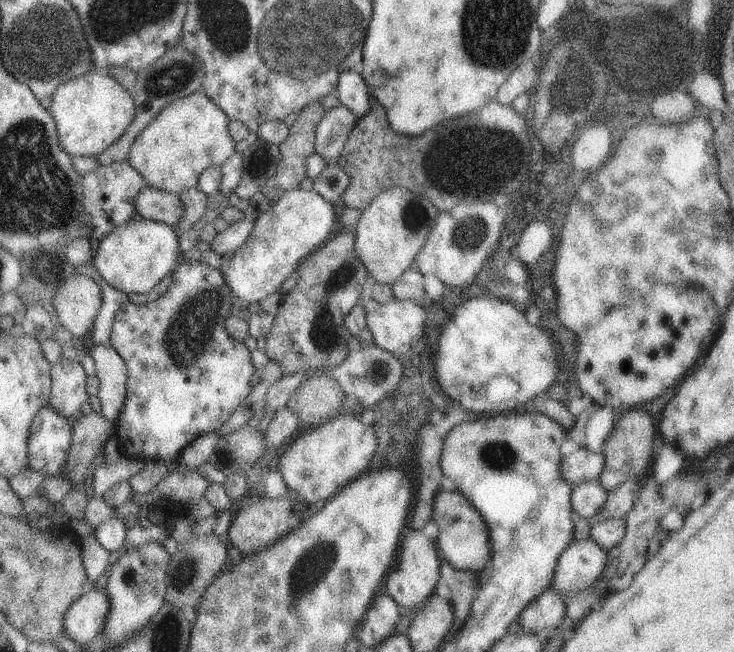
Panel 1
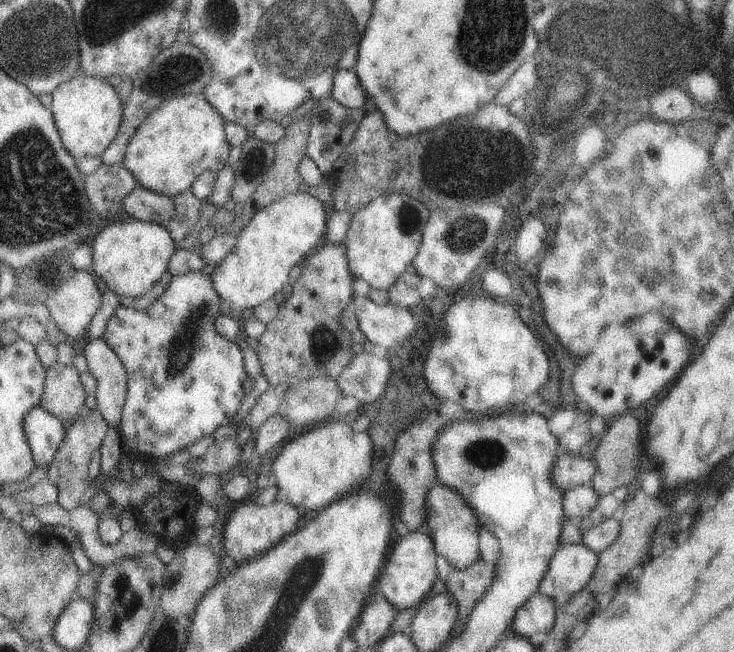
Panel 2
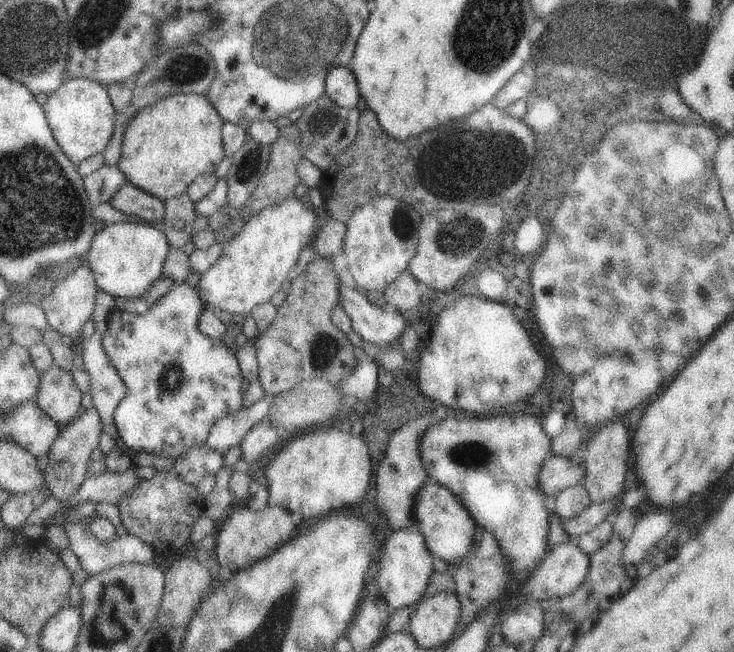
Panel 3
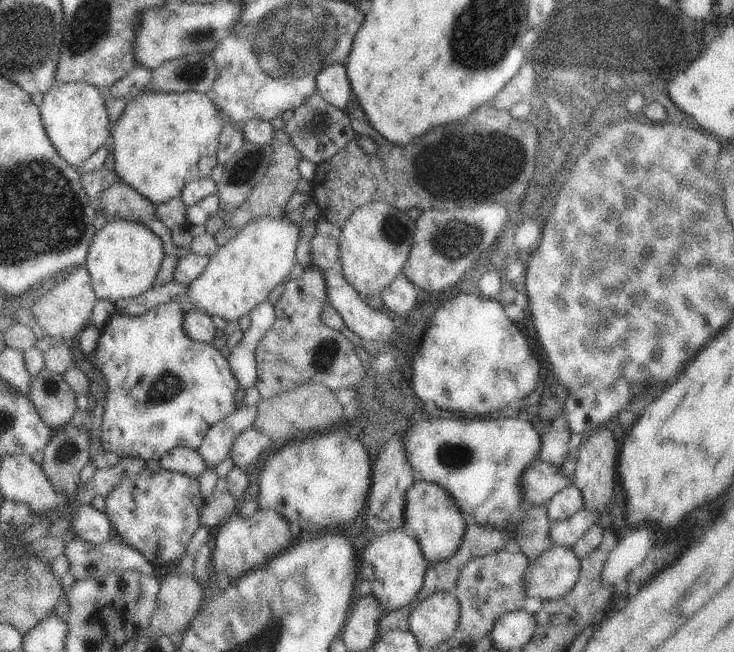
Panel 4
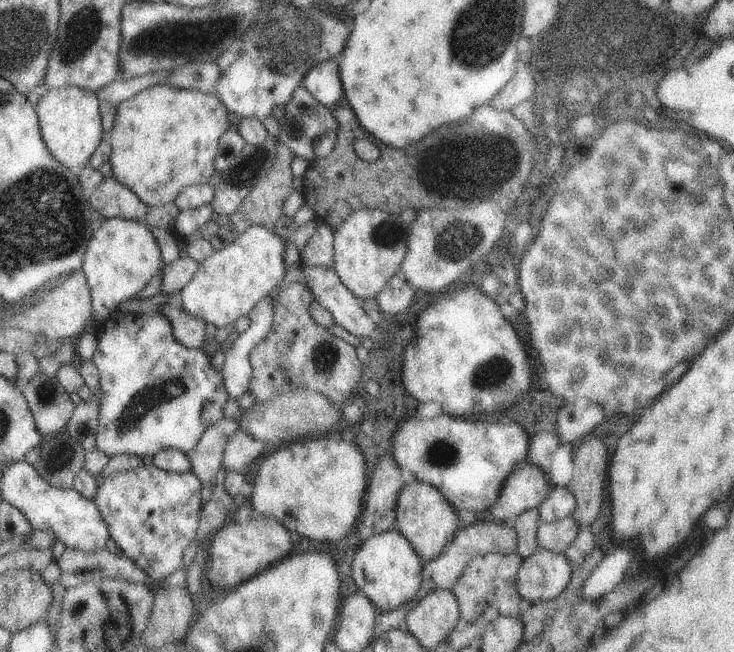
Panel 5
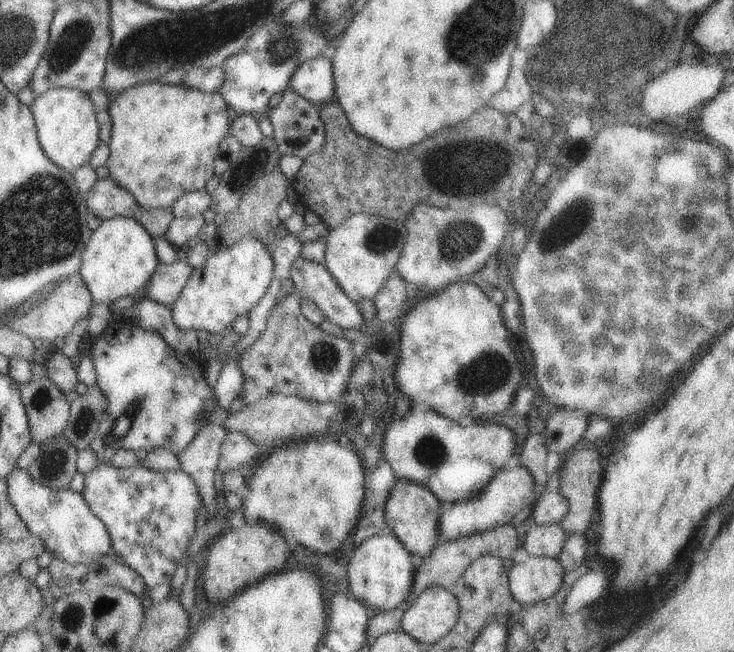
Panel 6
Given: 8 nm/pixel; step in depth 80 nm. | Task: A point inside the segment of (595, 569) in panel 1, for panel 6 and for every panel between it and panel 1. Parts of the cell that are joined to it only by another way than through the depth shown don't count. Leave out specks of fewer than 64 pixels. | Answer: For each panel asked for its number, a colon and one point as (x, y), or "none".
2: (572, 566)
3: (564, 568)
4: (553, 574)
5: (544, 575)
6: (536, 580)

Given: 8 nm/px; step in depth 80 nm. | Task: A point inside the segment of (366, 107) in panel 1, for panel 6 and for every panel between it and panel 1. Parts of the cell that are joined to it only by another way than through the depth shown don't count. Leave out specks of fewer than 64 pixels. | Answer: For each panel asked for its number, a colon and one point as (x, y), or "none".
2: (346, 89)
3: (340, 84)
4: (332, 83)
5: (323, 82)
6: (314, 80)

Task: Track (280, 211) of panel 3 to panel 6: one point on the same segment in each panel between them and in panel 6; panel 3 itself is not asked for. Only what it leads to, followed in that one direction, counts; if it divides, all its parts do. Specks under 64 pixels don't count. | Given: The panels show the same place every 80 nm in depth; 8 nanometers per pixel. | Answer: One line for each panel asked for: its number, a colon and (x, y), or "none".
4: (240, 274)
5: (232, 280)
6: (231, 283)

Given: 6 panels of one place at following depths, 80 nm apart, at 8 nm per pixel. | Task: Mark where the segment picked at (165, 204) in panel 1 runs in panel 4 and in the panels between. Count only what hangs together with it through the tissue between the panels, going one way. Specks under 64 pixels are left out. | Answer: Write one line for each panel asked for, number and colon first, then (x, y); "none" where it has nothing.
2: (142, 204)
3: (129, 199)
4: (119, 201)

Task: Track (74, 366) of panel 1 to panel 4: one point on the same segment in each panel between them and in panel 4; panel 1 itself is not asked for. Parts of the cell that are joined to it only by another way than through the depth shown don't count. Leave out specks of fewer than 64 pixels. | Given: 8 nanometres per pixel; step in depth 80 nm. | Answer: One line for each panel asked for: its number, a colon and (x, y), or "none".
2: (63, 393)
3: (59, 397)
4: (55, 402)

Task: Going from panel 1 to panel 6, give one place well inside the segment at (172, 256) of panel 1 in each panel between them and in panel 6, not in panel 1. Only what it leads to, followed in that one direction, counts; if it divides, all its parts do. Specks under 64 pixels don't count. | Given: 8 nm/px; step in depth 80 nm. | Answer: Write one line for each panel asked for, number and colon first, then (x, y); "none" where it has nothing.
2: (130, 257)
3: (126, 259)
4: (124, 257)
5: (122, 257)
6: (120, 258)

